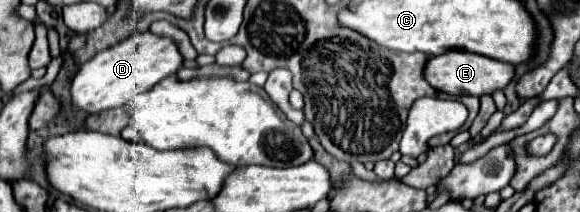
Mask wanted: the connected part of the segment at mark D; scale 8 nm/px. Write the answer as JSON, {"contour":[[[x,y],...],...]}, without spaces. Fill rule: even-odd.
{"contour":[[[135,31],[131,37],[123,39],[123,43],[99,51],[99,55],[81,65],[71,85],[71,101],[77,109],[89,113],[121,107],[129,103],[131,97],[149,91],[161,79],[177,73],[181,65],[183,55],[171,37],[153,35],[151,31]]]}

